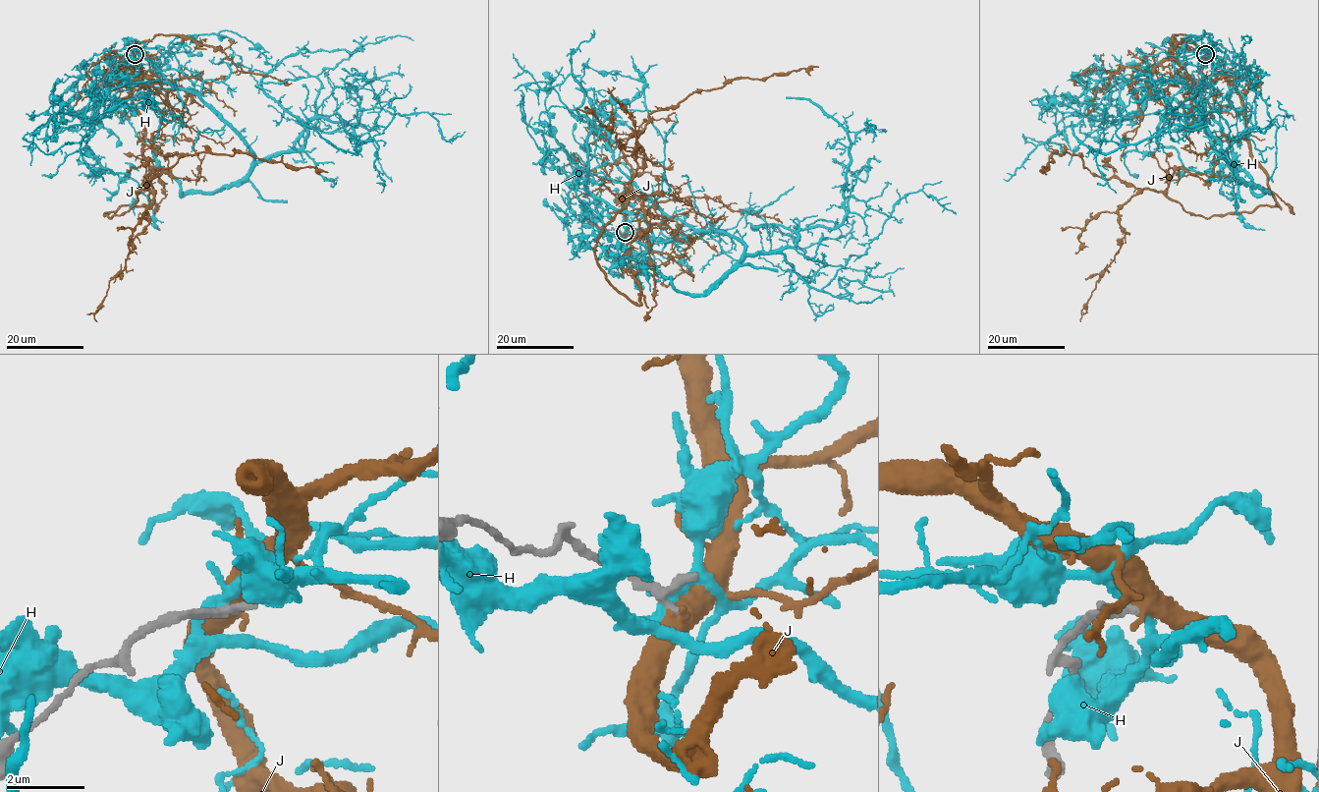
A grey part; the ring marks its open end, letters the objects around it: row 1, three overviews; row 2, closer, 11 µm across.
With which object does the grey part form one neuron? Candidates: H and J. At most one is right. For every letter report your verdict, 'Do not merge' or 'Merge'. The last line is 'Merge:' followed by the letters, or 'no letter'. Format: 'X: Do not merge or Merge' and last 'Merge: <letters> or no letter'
H: Do not merge
J: Do not merge
Merge: no letter

